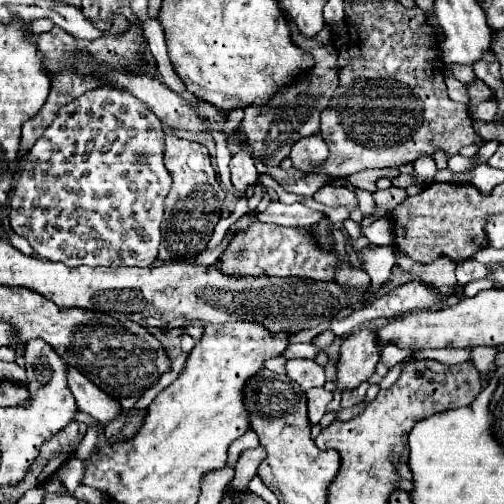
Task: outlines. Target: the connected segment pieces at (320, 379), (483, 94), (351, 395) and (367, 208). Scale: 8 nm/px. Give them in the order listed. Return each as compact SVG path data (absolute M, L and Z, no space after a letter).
M291 359L287 361L287 375L295 379L303 391L311 387L321 387L325 385L325 369L319 367L311 359Z
M477 79L477 83L473 83L471 87L467 87L467 93L469 93L469 103L471 105L479 105L481 101L487 101L487 99L493 99L489 87Z
M365 381L365 383L361 383L357 389L347 389L347 391L343 391L341 407L351 407L351 405L357 405L357 403L361 403L369 387L371 387L371 385L369 385L369 381Z
M357 187L353 193L355 193L355 195L357 195L357 199L359 199L359 207L361 207L363 215L369 215L369 213L373 213L375 201L373 201L371 193L369 193L369 191L363 191L363 189L359 189L359 187Z

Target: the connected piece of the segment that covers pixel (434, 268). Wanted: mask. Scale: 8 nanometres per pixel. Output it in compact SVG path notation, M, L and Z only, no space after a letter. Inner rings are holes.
M395 251L395 257L397 257L397 265L403 267L407 273L415 275L417 279L421 279L425 283L437 285L435 289L439 295L451 295L451 291L455 291L455 287L459 287L459 291L463 291L463 287L457 283L455 263L451 259L441 257L429 265L421 265L421 263L415 263L413 259L401 255L399 251Z

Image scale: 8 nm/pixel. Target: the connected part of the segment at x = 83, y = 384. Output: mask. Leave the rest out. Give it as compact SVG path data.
M69 367L69 389L75 395L77 409L91 415L101 427L109 425L117 417L121 417L121 405L111 399L105 391L101 391L97 385L93 385L87 377L83 377L75 367Z

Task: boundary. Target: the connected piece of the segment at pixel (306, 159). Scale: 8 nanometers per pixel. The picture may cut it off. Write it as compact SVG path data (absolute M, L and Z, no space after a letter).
M319 133L303 137L299 139L299 143L293 145L289 157L293 161L293 167L311 173L321 161L327 159L327 143L323 143L323 137Z

